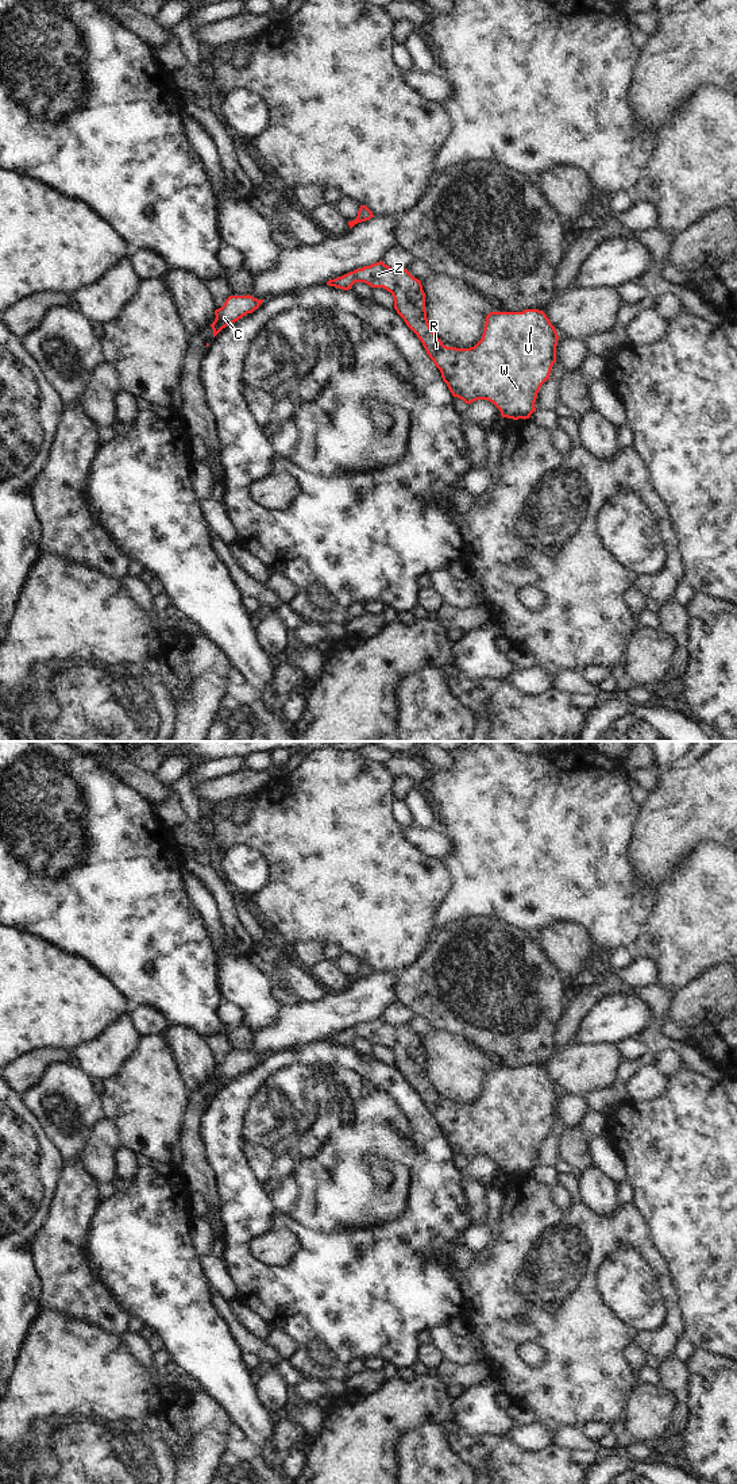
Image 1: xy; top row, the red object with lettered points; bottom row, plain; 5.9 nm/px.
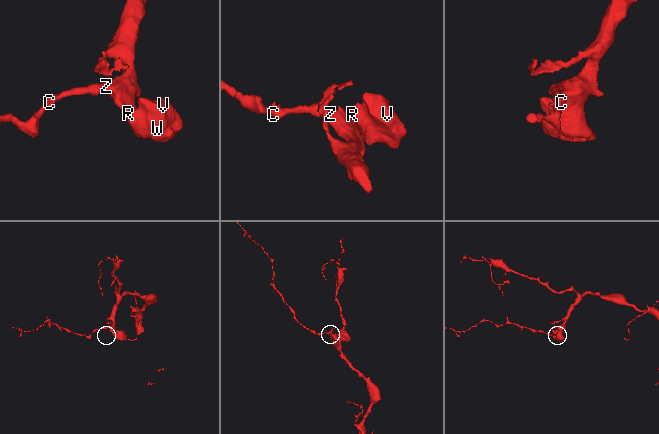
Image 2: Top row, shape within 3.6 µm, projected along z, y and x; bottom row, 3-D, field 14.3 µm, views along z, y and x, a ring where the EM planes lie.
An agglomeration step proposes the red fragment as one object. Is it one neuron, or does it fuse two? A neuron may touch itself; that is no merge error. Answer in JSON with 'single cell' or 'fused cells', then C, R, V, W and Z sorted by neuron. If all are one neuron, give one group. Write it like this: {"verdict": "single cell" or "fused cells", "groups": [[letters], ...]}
{"verdict": "single cell", "groups": [["C", "R", "V", "W", "Z"]]}

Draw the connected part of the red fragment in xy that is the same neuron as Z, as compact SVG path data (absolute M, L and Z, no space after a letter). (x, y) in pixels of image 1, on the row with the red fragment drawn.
M379 261L329 280L327 285L348 290L355 282L364 282L371 288L383 288L391 293L394 309L421 340L454 397L466 404L487 400L499 409L502 419L525 420L536 412L537 393L541 385L549 379L551 369L556 362L559 339L555 327L543 311L490 312L486 316L482 339L474 347L447 347L428 323L421 281L406 269L395 270Z

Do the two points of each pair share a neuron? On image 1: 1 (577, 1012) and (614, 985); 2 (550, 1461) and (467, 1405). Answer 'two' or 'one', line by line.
1: one
2: two

